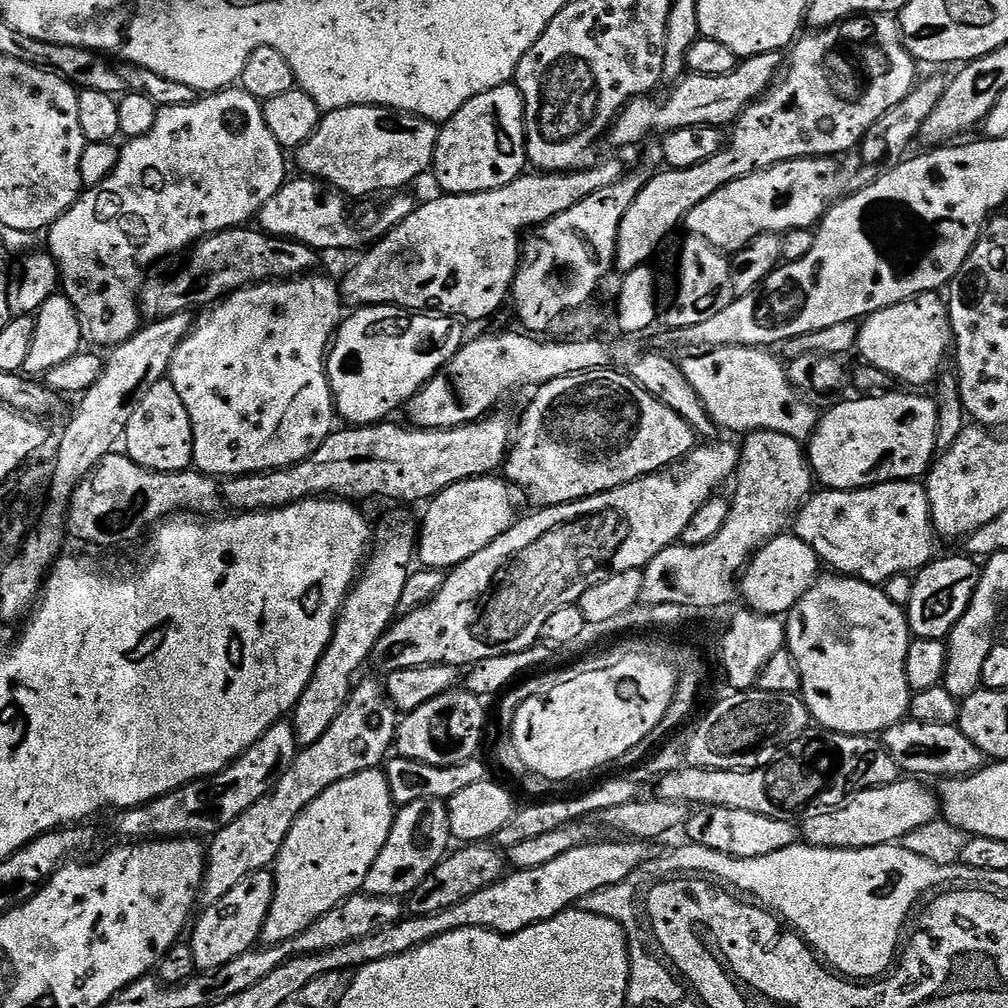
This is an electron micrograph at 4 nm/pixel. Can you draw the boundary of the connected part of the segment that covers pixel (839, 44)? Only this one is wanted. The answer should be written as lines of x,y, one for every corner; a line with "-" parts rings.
861,14
831,24
828,28
809,31
795,41
791,49
792,57
787,57
786,67
777,83
773,84
760,99
748,106
748,109
731,125
726,143
714,158
689,168
668,168
657,171
646,186
630,202
626,218
618,226
616,239
615,271
620,274
637,271
647,265
647,260
660,248
660,243
675,230
681,227
690,210
698,206
710,194
722,190
730,182
755,172
766,170
775,164
787,160
807,160
818,156
839,157
839,152
848,152
856,143
865,139
871,128
878,123
887,111
898,106
911,94
918,83
916,76
917,61
904,48
904,39
900,25
888,14

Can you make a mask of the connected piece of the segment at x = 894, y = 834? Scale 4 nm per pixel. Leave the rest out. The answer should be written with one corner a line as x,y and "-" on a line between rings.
901,778
893,784
867,788
848,797
839,808
813,812
802,820
803,843
813,848
873,848
903,841
910,830
937,819
938,804
916,778

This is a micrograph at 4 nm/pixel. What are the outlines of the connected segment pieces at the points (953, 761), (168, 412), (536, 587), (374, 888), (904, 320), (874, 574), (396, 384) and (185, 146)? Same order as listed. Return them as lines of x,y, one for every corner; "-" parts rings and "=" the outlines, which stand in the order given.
906,718
880,734
880,741
887,749
901,773
908,776
969,776
985,767
986,757
956,724
940,726
938,723
922,723
=
171,379
151,384
142,393
124,431
122,448
138,466
155,472
187,472
193,467
194,430
190,414
186,414
186,406
182,398
178,398
178,390
174,390
=
704,442
693,448
683,460
679,461
671,469
671,472
673,471
672,476
664,476
668,474
640,476
638,479
618,486
609,492
599,492
598,494
587,496
581,500
575,500
569,504
540,506
532,510
536,512
530,513
529,516
527,514
521,515
514,527
506,530
506,534
502,534
502,538
494,538
494,542
490,542
490,546
486,546
486,550
478,550
478,554
474,554
474,558
466,558
466,562
462,562
457,568
451,569
445,575
444,585
440,587
438,594
433,600
420,605
419,608
416,608
412,612
404,612
393,623
388,633
378,642
378,646
374,646
370,661
371,667
381,668
381,673
387,674
394,670
417,668
418,666
426,666
427,664
451,664
453,666
468,664
467,666
475,666
490,658
502,658
502,654
518,654
519,652
526,651
527,648
537,647
538,641
542,637
542,626
546,626
546,621
550,619
550,614
555,614
557,610
562,610
562,606
570,606
577,603
582,598
582,594
586,594
586,590
590,590
590,586
598,586
598,582
602,582
614,574
622,574
622,570
644,569
658,553
666,550
671,544
677,543
683,537
686,526
690,526
690,518
694,518
696,511
704,503
712,499
713,496
717,495
718,490
720,490
720,487
727,480
729,483
733,479
736,467
740,464
739,447
735,443
733,445
712,443
716,442
=
422,798
422,802
403,805
392,822
390,838
386,838
386,846
382,846
378,858
374,858
374,866
370,866
370,874
366,874
363,891
379,899
397,901
411,896
418,882
422,882
422,878
426,878
426,874
430,874
434,866
442,863
453,844
450,814
445,801
=
923,292
912,300
907,300
894,306
886,306
874,314
864,317
860,324
860,333
856,339
855,351
865,365
870,368
882,370
893,381
901,380
901,385
916,386
912,384
928,384
941,375
940,367
944,359
949,359
950,349
953,347
951,322
948,319
948,306
945,297
940,292
=
892,480
888,484
875,484
858,488
854,492
820,490
808,497
794,517
794,535
810,546
833,573
865,580
867,584
883,586
890,578
915,574
937,555
938,537
932,527
928,505
928,489
916,480
=
374,304
357,308
341,323
340,329
337,330
332,341
330,351
327,353
328,361
328,381
332,387
332,399
336,406
336,415
345,425
363,426
366,424
379,424
387,421
388,416
395,408
403,409
408,401
424,387
425,384
431,382
445,368
449,362
458,354
458,350
463,348
466,343
466,335
464,336
465,325
459,319
450,316
441,316
439,314
429,314
426,312
409,312
407,308
398,308
394,304
=
239,86
205,95
203,98
197,99
195,104
159,109
154,118
154,126
150,128
150,134
128,140
125,145
120,148
118,166
114,168
110,178
106,178
106,182
98,182
98,186
81,191
80,198
74,202
74,206
61,214
46,232
46,237
48,236
47,251
51,252
56,260
56,265
60,267
63,295
67,296
69,302
75,306
76,313
80,316
80,322
84,325
87,339
93,340
96,344
108,344
107,346
126,342
142,326
138,297
141,288
144,287
146,273
140,269
140,264
152,264
155,260
164,260
167,256
174,255
175,252
182,251
181,253
183,253
206,236
212,236
216,232
225,232
227,228
247,225
249,223
247,220
255,221
259,217
262,206
266,206
266,202
270,202
270,198
274,198
280,187
286,182
286,175
284,176
285,149
281,148
278,138
274,138
274,134
270,134
270,126
266,126
261,101
246,94
244,89

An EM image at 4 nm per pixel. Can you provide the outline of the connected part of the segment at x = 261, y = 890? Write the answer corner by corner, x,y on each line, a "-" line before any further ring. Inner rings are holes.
271,871
246,874
238,886
233,886
223,898
218,898
218,902
207,905
201,916
199,913
195,917
190,928
190,943
194,962
200,972
218,970
218,966
226,966
226,962
234,962
234,958
257,947
274,902
275,889
276,877

